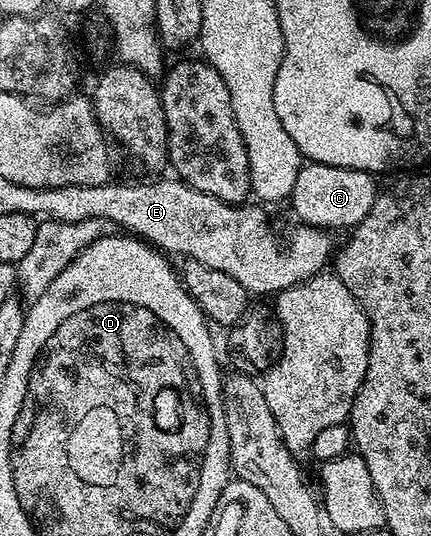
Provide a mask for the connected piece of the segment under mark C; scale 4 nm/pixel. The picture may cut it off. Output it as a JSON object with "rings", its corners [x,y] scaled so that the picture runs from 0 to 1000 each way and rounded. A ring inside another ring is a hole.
{"rings":[[[724,302],[701,304],[694,332],[684,332],[684,354],[675,368],[680,396],[701,418],[719,418],[726,425],[775,429],[800,425],[817,429],[842,407],[852,407],[852,392],[870,377],[879,356],[868,330],[842,317],[789,313]]]}

